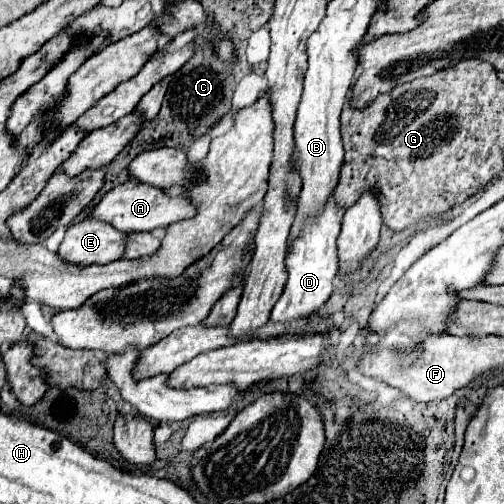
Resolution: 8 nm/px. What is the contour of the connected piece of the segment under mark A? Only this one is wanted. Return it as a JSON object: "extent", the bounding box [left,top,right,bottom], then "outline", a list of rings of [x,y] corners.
{"extent":[90,181,194,233],"outline":[[[126,181],[114,189],[110,189],[98,205],[92,207],[90,217],[98,219],[98,221],[106,221],[108,225],[114,225],[114,229],[130,233],[130,231],[152,231],[156,227],[166,227],[174,221],[182,221],[192,217],[194,205],[184,197],[168,197],[162,193],[162,189],[152,187],[152,185],[144,185],[138,181]]]}

